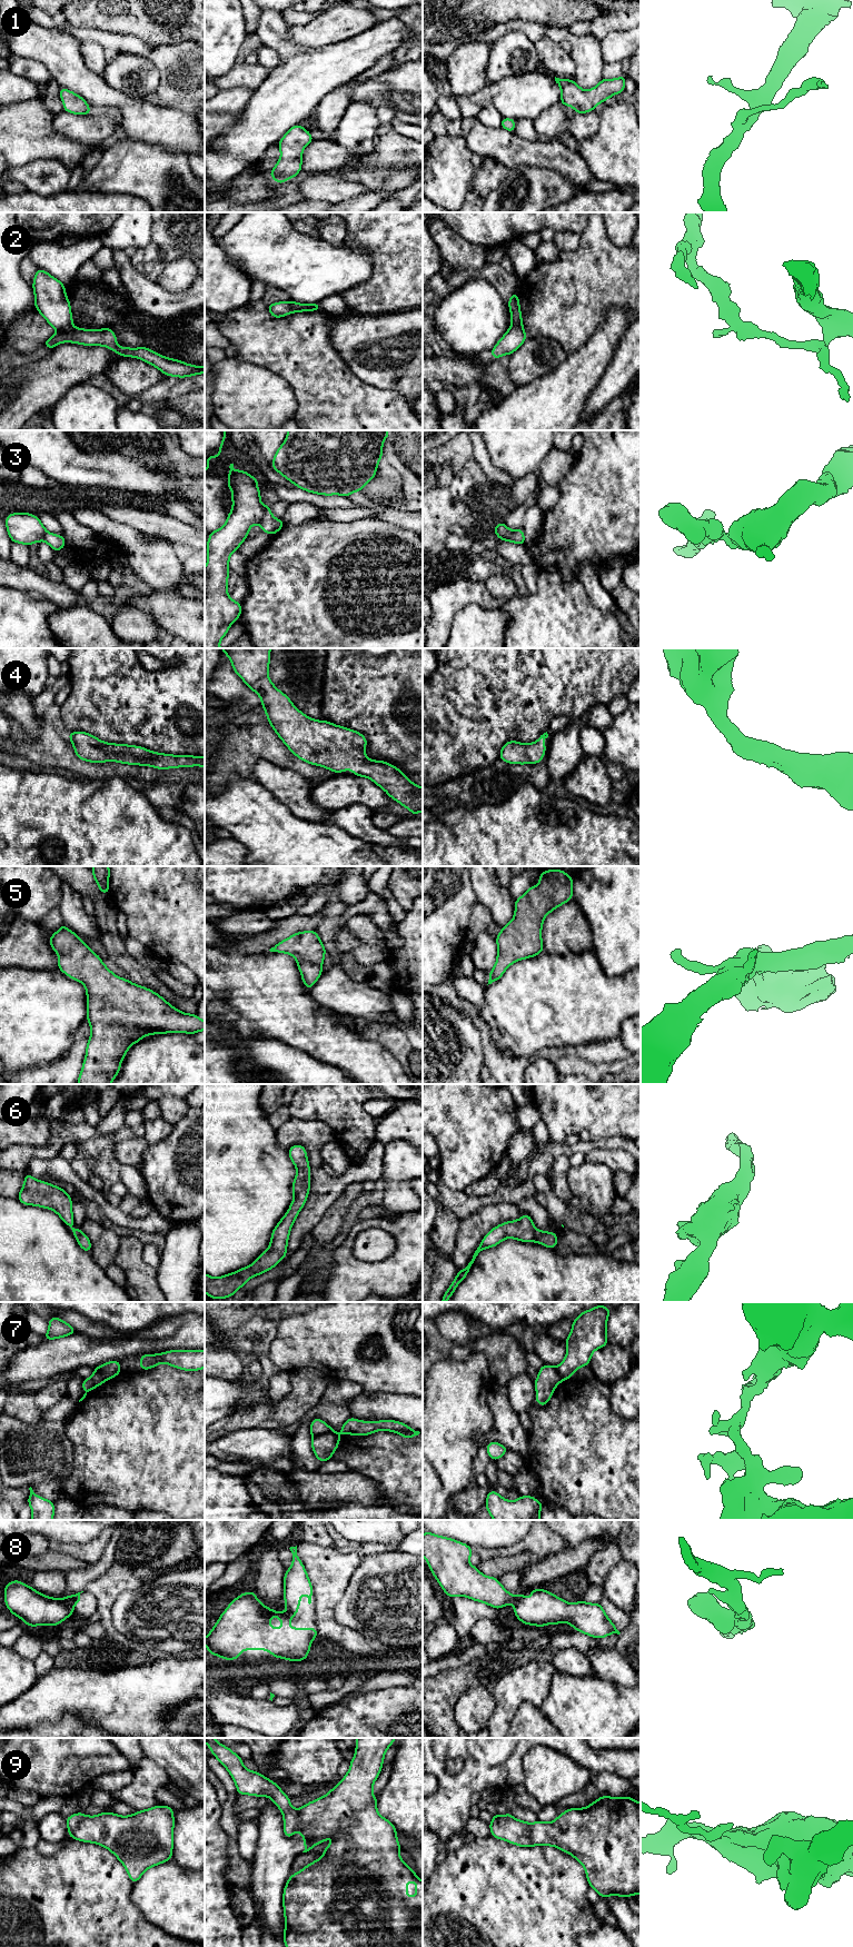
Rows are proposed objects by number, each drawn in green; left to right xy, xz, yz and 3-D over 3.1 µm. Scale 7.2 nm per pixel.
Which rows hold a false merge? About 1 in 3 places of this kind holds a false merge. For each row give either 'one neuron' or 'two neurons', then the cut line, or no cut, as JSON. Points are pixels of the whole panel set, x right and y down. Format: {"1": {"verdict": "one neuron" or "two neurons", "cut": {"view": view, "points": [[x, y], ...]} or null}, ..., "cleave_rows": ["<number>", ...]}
{"1": {"verdict": "one neuron", "cut": null}, "2": {"verdict": "two neurons", "cut": {"view": "xy", "points": [[72, 327], [69, 330], [58, 333]]}}, "3": {"verdict": "two neurons", "cut": {"view": "xz", "points": [[266, 505], [266, 512], [259, 523]]}}, "4": {"verdict": "one neuron", "cut": null}, "5": {"verdict": "one neuron", "cut": null}, "6": {"verdict": "one neuron", "cut": null}, "7": {"verdict": "two neurons", "cut": {"view": "xz", "points": [[333, 1431], [313, 1437]]}}, "8": {"verdict": "one neuron", "cut": null}, "9": {"verdict": "two neurons", "cut": {"view": "xz", "points": [[298, 1810], [298, 1826], [294, 1830]]}}, "cleave_rows": ["2", "3", "7", "9"]}

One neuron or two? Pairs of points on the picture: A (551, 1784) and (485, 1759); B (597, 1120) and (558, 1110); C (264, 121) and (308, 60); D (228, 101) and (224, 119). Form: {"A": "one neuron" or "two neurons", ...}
{"A": "two neurons", "B": "one neuron", "C": "one neuron", "D": "two neurons"}

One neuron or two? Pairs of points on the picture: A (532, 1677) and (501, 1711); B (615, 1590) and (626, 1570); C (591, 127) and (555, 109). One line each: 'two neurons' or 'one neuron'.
A: one neuron
B: one neuron
C: one neuron

